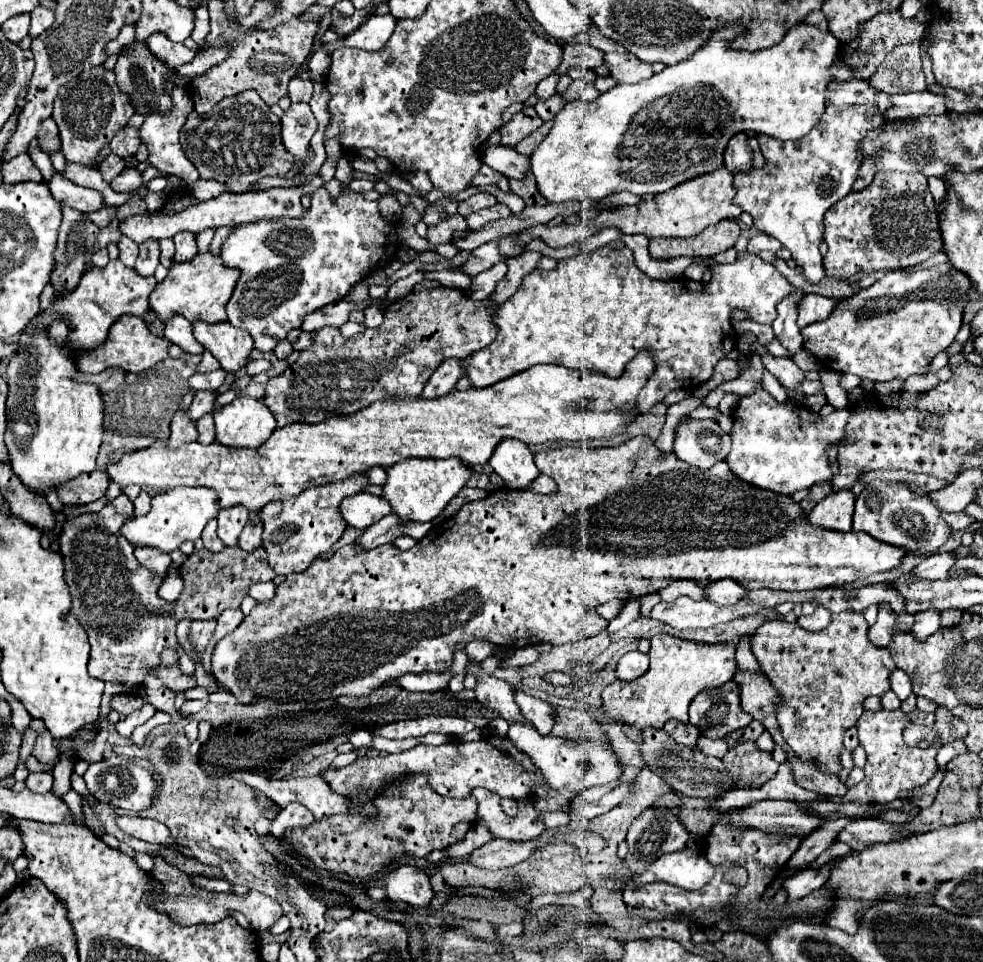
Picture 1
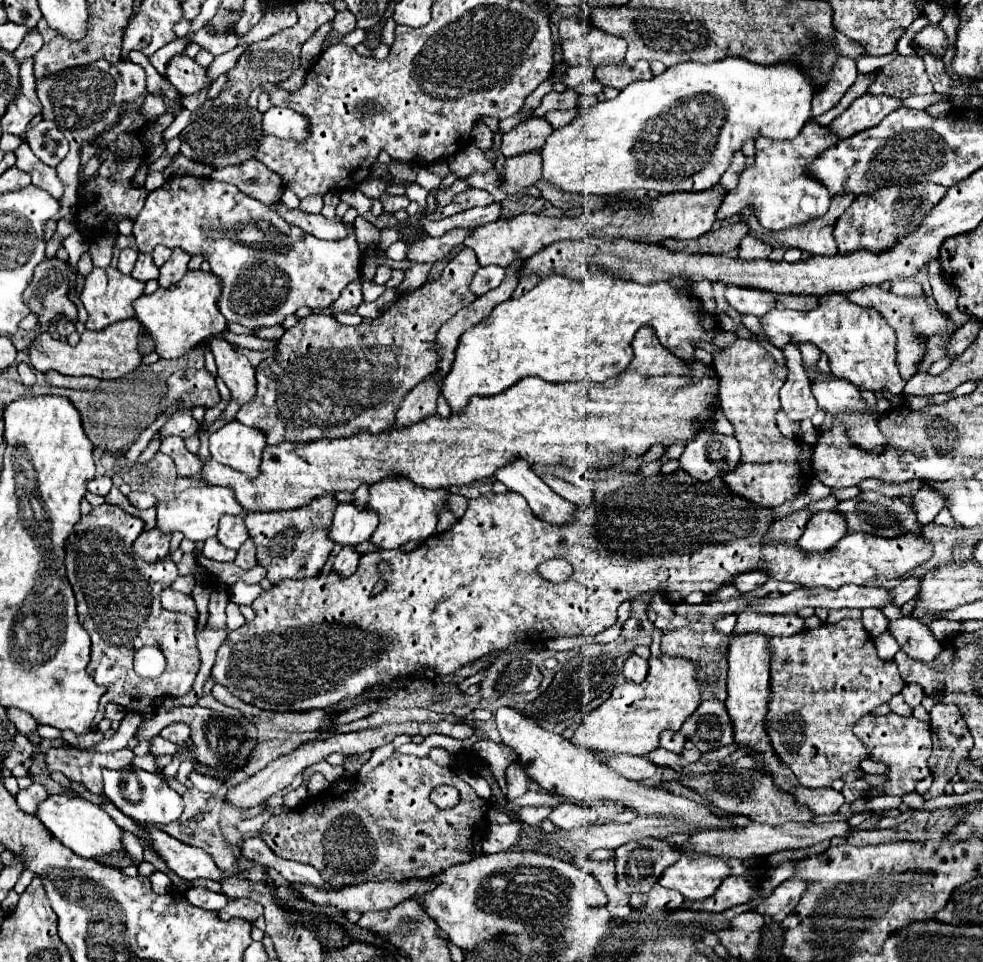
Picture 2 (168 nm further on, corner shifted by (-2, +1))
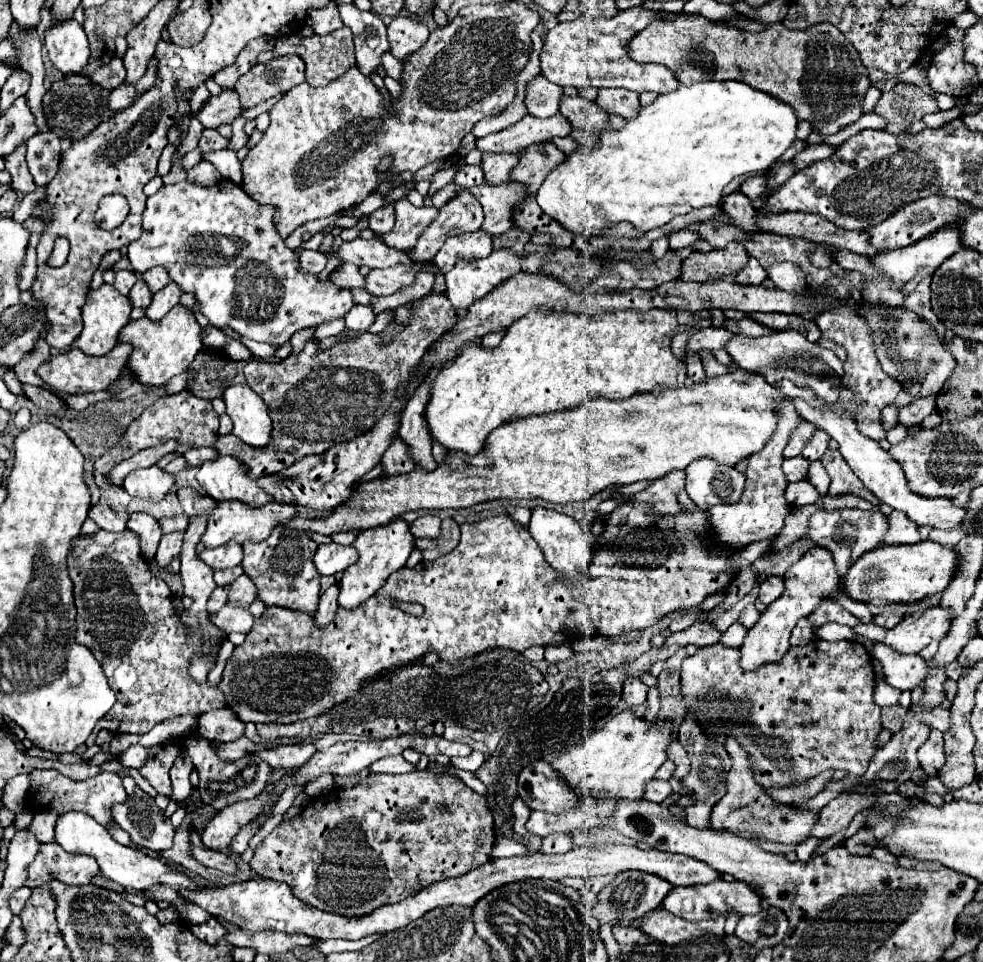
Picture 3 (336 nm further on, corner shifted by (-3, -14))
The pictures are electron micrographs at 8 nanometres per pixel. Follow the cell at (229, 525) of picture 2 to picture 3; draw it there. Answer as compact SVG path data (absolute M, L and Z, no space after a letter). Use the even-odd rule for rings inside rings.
M227 542L219 548L205 548L197 554L211 570L227 570L239 566L243 560L243 548L237 542Z

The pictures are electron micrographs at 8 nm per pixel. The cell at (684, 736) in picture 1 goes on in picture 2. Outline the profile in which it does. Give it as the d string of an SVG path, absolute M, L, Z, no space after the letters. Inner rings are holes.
M664 731L662 737L660 737L660 747L668 749L668 751L674 751L674 753L682 753L684 749L684 737L680 735L680 731Z

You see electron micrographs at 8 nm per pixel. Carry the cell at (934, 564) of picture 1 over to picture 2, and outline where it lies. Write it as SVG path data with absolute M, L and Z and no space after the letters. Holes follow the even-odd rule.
M914 575L906 577L898 587L894 587L890 591L892 597L894 597L894 603L898 607L902 607L906 601L910 601L912 597L916 597L918 595L918 589L920 589L920 583L922 583L922 577L914 577Z

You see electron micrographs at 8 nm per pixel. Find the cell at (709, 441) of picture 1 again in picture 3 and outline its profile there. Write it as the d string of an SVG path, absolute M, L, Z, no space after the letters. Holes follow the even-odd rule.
M703 458L691 462L685 472L685 490L701 510L707 510L715 504L735 504L743 494L745 476L735 468L727 468Z

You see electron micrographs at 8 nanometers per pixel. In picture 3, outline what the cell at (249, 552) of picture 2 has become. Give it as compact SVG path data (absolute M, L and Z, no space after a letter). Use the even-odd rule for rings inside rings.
M239 576L231 586L229 586L229 606L239 606L239 608L249 608L249 604L255 600L255 584L251 582L249 576Z

